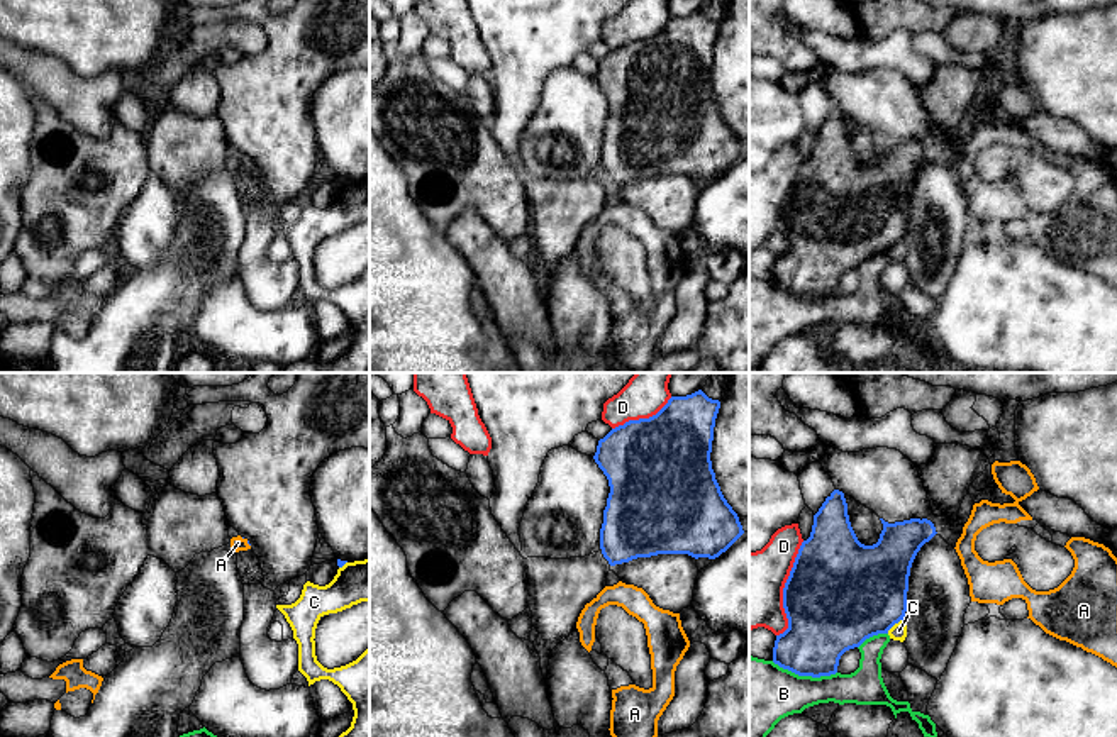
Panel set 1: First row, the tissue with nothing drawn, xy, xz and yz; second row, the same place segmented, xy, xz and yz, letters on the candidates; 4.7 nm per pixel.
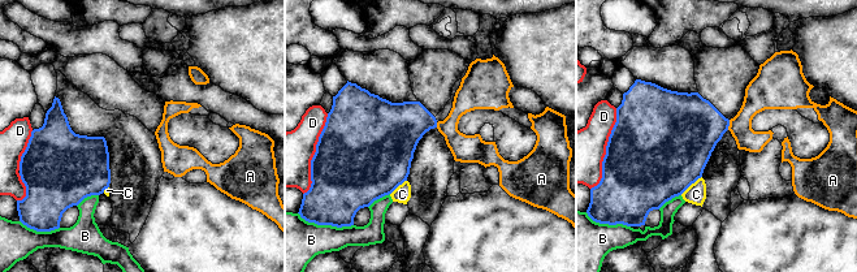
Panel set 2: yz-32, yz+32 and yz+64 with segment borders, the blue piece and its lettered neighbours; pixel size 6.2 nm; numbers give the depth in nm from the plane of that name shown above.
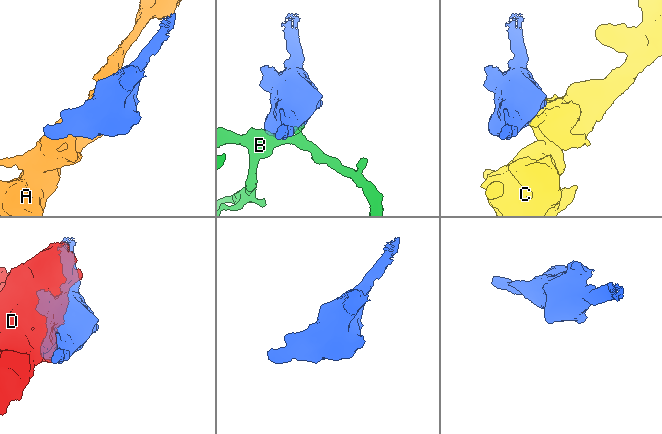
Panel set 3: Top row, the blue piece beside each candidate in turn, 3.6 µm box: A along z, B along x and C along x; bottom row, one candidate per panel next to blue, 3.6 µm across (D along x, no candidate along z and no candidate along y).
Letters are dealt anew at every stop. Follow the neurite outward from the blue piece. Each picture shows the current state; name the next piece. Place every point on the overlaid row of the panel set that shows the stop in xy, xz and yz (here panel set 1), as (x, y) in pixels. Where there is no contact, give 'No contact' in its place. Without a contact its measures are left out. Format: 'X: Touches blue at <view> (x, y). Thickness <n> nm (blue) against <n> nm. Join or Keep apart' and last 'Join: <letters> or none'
A: Touches blue at xy (248, 543). Thickness 20 nm (blue) against 70 nm. Keep apart
B: Touches blue at yz (804, 675). Thickness 320 nm (blue) against 340 nm. Keep apart
C: Touches blue at yz (894, 624). Thickness 460 nm (blue) against 80 nm. Keep apart
D: Touches blue at yz (783, 590). Thickness 480 nm (blue) against 320 nm. Keep apart
Join: none

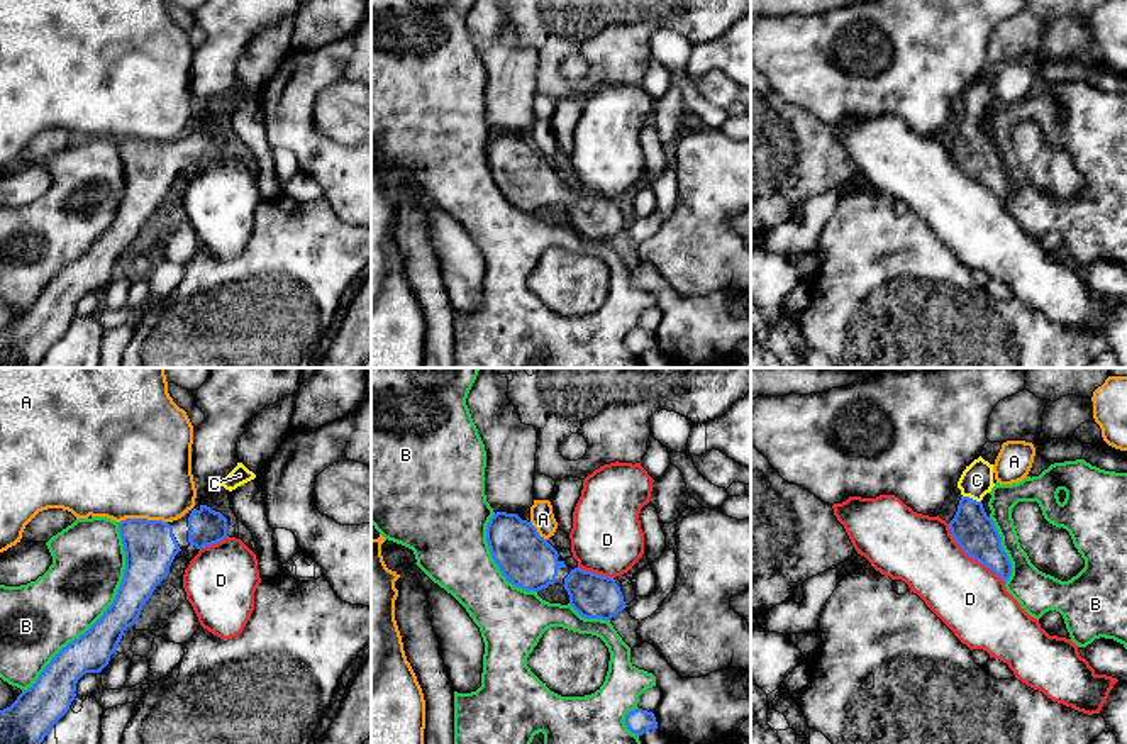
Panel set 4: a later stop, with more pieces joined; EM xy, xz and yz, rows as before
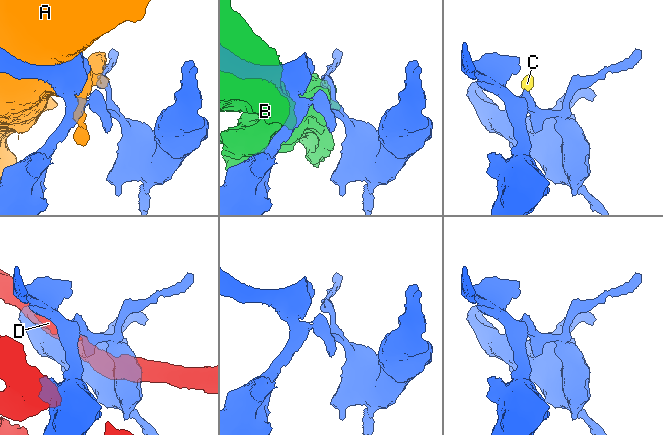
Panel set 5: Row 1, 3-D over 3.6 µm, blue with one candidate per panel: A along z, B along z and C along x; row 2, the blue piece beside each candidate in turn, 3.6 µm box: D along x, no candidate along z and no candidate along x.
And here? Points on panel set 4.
A: Touches blue at xy (143, 519). Thickness 240 nm (blue) against 500 nm. Keep apart
B: Touches blue at xy (105, 610). Thickness 190 nm (blue) against 340 nm. Keep apart
C: Touches blue at yz (971, 499). Thickness 200 nm (blue) against 160 nm. Join
D: Touches blue at yz (971, 556). Thickness 200 nm (blue) against 340 nm. Keep apart
Join: C

